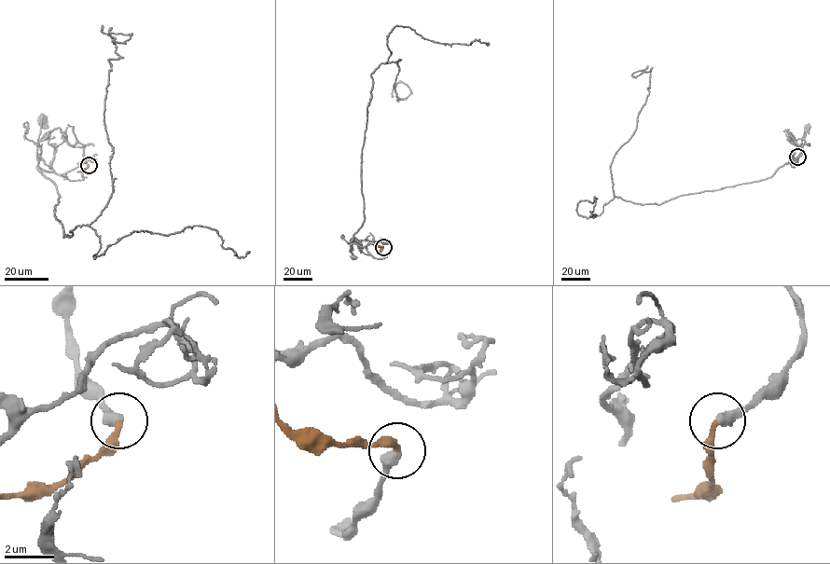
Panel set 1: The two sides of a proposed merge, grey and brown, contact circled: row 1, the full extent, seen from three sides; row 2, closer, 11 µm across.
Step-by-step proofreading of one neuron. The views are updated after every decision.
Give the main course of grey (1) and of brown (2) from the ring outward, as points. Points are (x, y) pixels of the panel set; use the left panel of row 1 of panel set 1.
1: (89, 165), (85, 146), (67, 143), (63, 136), (54, 151), (53, 170), (41, 169), (36, 157), (41, 119)
2: (89, 165), (76, 171)

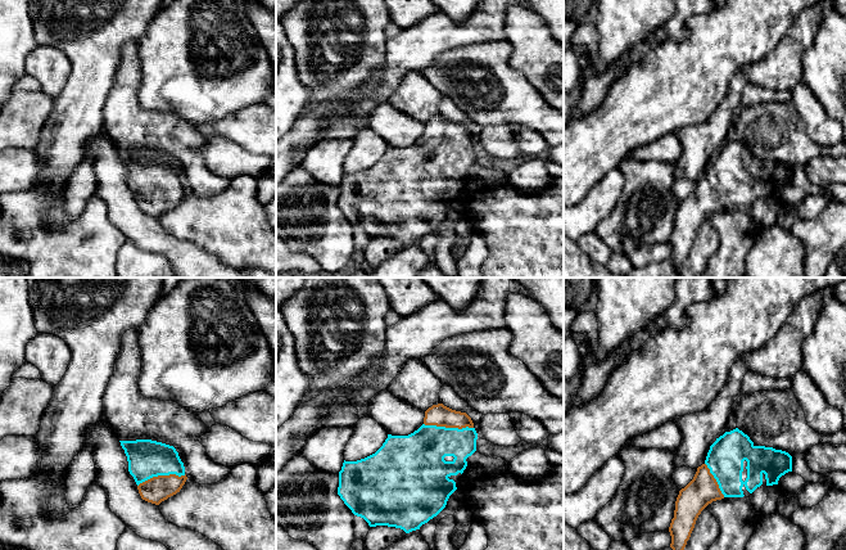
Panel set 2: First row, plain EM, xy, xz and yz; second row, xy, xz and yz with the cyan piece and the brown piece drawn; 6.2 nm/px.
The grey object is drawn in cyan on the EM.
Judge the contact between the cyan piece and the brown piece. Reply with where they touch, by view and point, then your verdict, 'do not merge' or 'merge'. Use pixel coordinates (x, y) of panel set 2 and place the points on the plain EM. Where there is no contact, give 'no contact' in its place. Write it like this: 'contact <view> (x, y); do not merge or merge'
contact xz (448, 140); merge

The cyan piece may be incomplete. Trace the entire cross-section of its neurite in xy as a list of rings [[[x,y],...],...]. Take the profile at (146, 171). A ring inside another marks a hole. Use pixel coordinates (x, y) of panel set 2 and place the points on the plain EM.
[[[119,153],[142,212],[159,217],[180,204],[187,189],[173,158],[151,153]]]

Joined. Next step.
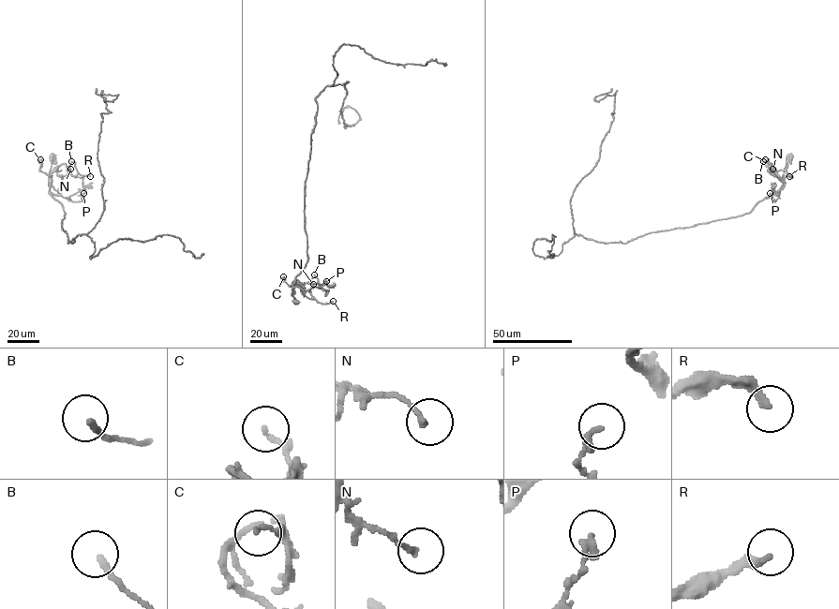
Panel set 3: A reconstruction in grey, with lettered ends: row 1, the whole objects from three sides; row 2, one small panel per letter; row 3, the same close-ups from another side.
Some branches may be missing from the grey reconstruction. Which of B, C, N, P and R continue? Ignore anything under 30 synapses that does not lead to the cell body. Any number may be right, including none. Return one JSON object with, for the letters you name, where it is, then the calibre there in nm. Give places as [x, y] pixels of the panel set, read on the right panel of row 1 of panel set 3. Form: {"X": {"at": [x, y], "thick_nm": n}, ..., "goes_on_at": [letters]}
{"R": {"at": [789, 176], "thick_nm": 240}, "goes_on_at": ["R"]}

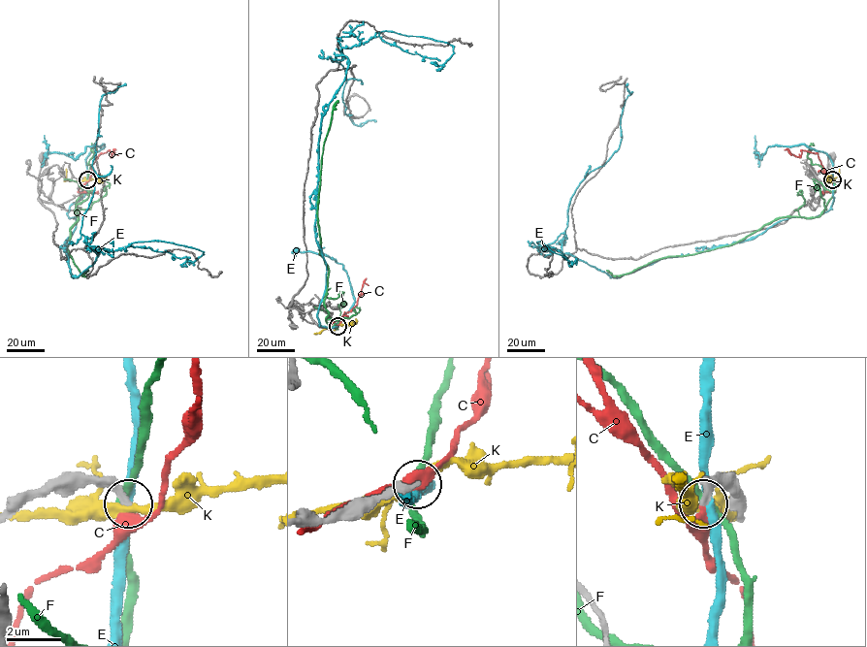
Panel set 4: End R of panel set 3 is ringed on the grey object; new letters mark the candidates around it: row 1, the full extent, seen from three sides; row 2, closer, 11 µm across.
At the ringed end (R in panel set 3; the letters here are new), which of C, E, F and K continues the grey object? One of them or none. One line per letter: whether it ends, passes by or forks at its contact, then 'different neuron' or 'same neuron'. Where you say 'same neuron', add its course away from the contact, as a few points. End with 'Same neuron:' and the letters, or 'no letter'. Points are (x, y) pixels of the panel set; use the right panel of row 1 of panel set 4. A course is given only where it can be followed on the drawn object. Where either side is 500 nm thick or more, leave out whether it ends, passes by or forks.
C: it passes by; same neuron; it runs (832, 180), (818, 153), (802, 150), (800, 157), (795, 156), (788, 150), (791, 155)
E: it passes by; different neuron
F: it passes by; different neuron
K: it passes by; different neuron
Same neuron: C

